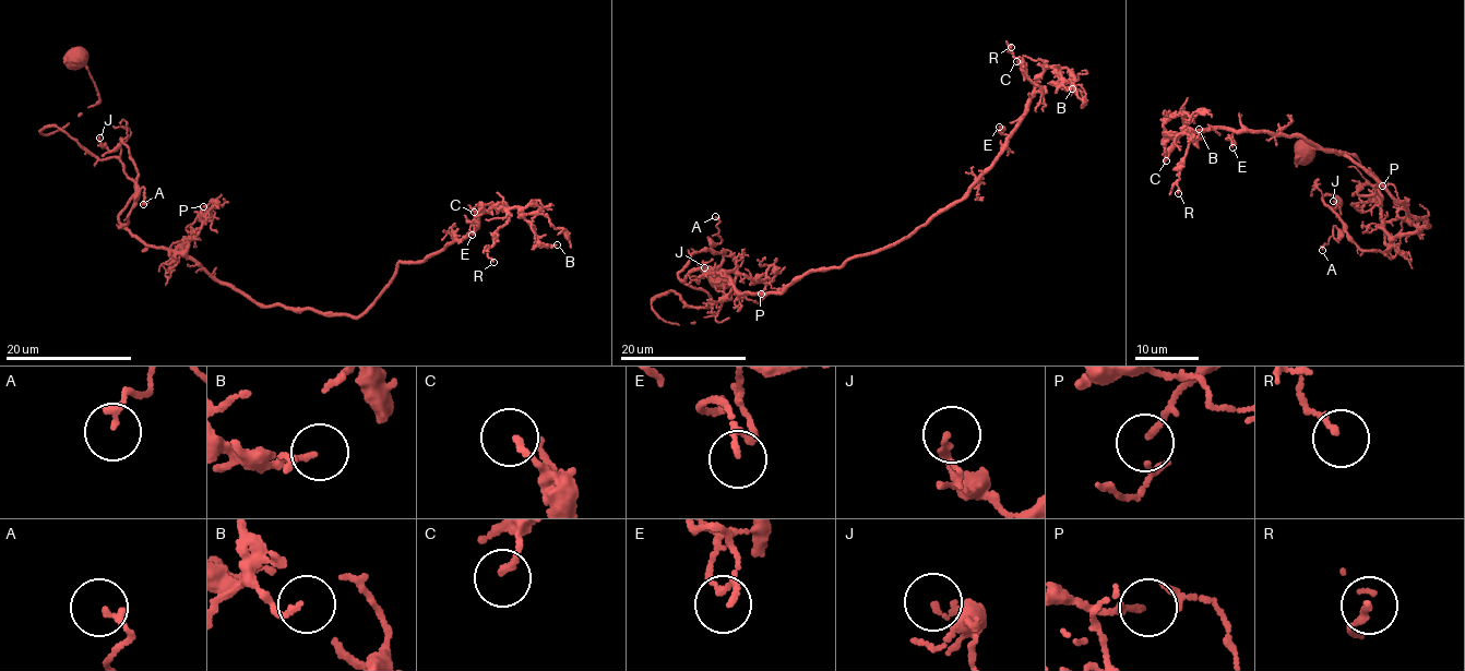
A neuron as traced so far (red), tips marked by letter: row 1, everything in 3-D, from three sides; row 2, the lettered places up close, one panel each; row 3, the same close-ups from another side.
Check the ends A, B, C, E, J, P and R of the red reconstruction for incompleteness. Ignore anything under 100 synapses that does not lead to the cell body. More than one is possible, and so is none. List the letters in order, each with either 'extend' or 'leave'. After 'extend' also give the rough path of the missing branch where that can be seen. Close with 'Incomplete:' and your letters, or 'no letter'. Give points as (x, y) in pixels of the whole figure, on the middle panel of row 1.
A: leave
B: leave
C: leave
E: leave
J: leave
P: leave
R: leave
Incomplete: no letter

